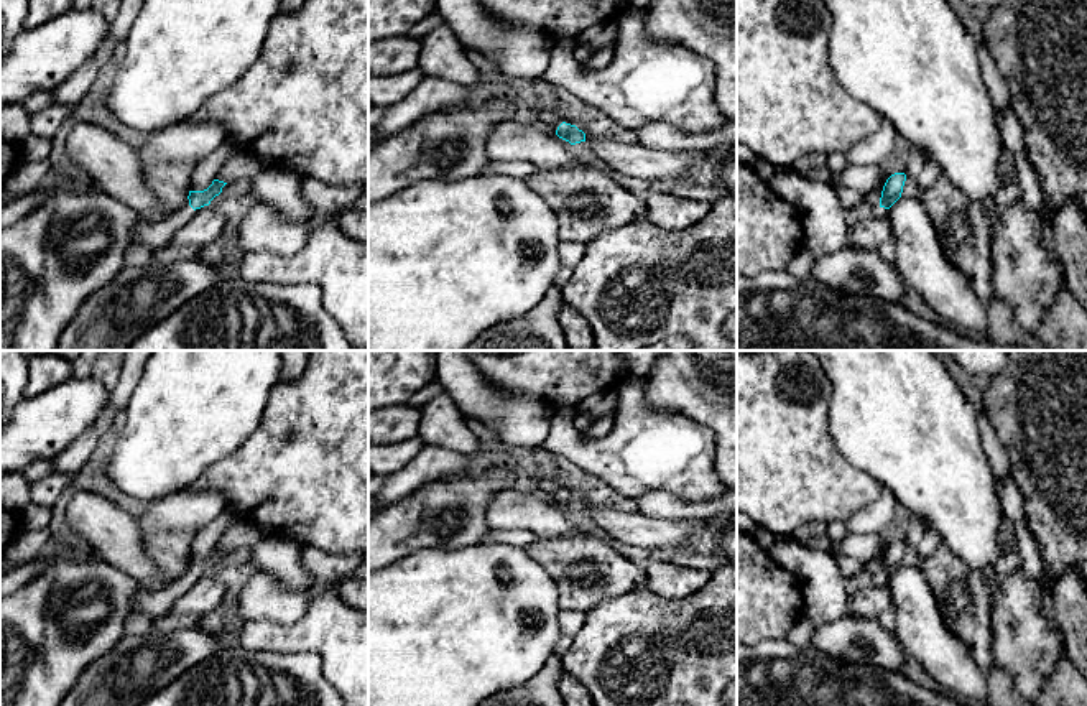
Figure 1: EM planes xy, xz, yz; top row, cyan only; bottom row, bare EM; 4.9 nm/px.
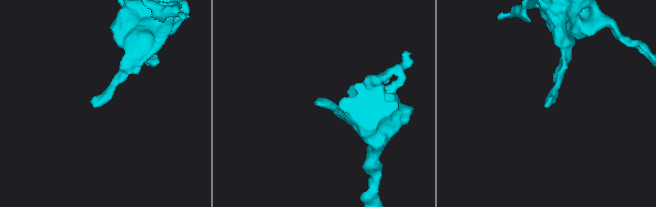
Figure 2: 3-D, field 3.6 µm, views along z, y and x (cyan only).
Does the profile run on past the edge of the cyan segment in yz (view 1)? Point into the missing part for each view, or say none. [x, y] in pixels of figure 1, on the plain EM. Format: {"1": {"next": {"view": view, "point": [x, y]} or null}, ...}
{"1": {"next": {"view": "yz", "point": [880, 580]}}}

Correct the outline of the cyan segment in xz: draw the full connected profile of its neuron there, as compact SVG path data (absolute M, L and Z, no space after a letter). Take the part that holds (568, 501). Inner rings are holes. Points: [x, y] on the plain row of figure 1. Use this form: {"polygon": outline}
{"polygon": "M562 490L557 499L556 504L566 510L569 510L571 513L585 510L585 502L582 499L579 499L576 494L566 492Z"}

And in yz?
{"polygon": "M904 541L891 543L883 555L880 574L873 578L872 583L888 586L888 578L901 566L904 550Z"}

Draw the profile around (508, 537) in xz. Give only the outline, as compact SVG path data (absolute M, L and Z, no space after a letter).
M492 530L485 533L482 543L493 545L493 543L505 543L513 546L528 546L541 538L528 530Z

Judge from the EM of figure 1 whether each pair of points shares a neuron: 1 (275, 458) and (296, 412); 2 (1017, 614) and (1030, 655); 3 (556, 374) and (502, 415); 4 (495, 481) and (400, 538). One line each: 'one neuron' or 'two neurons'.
1: one neuron
2: one neuron
3: two neurons
4: one neuron

